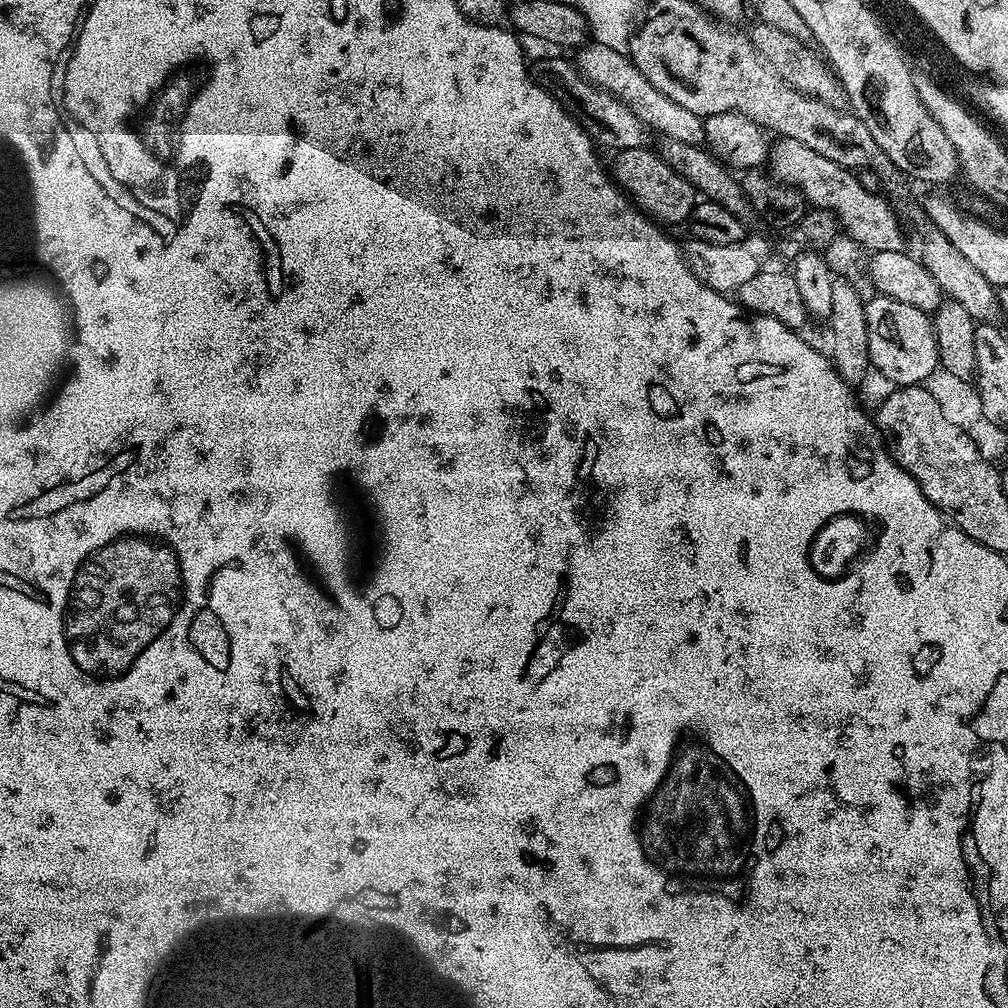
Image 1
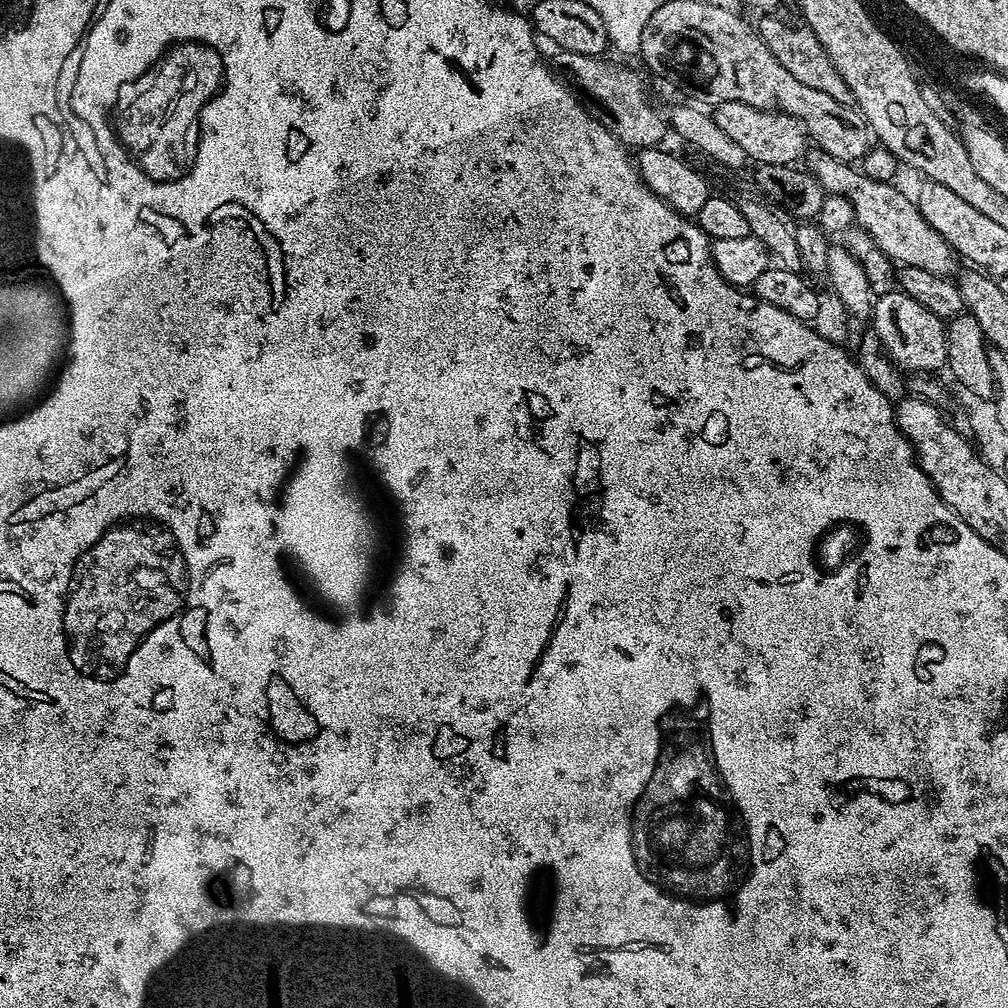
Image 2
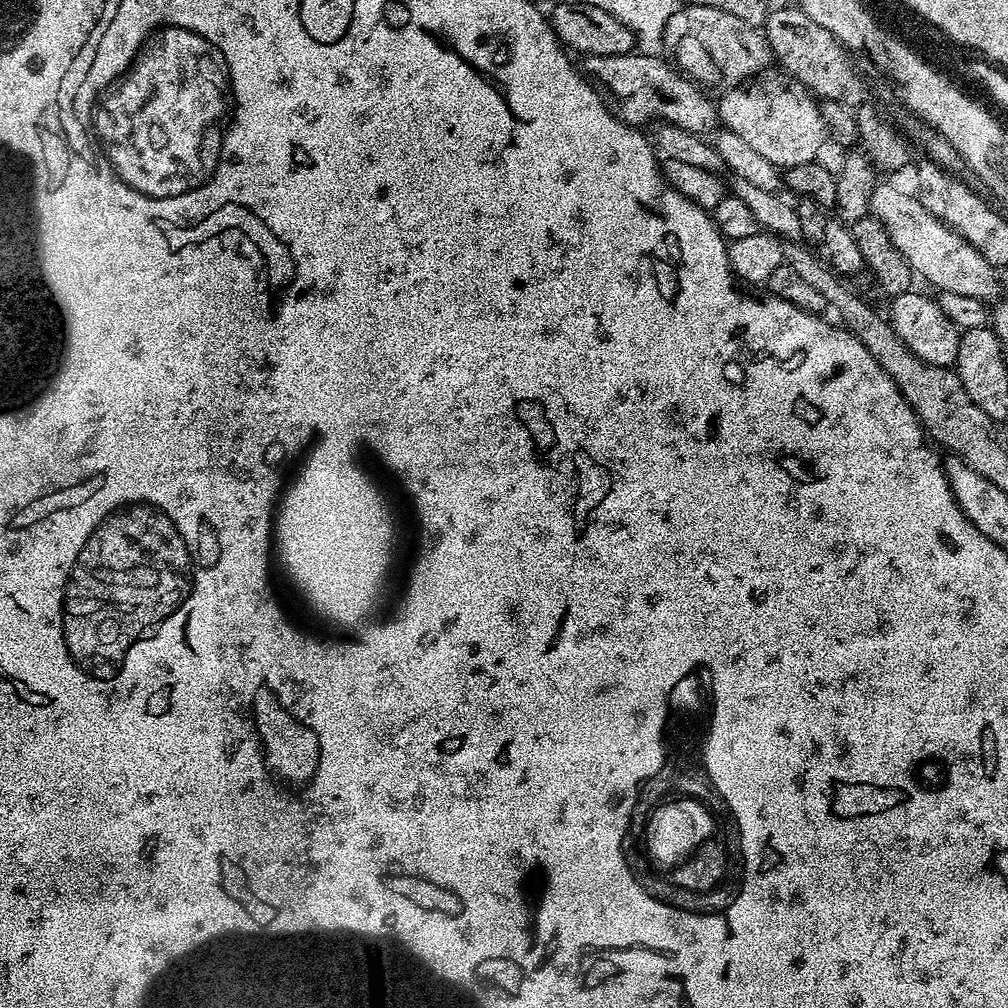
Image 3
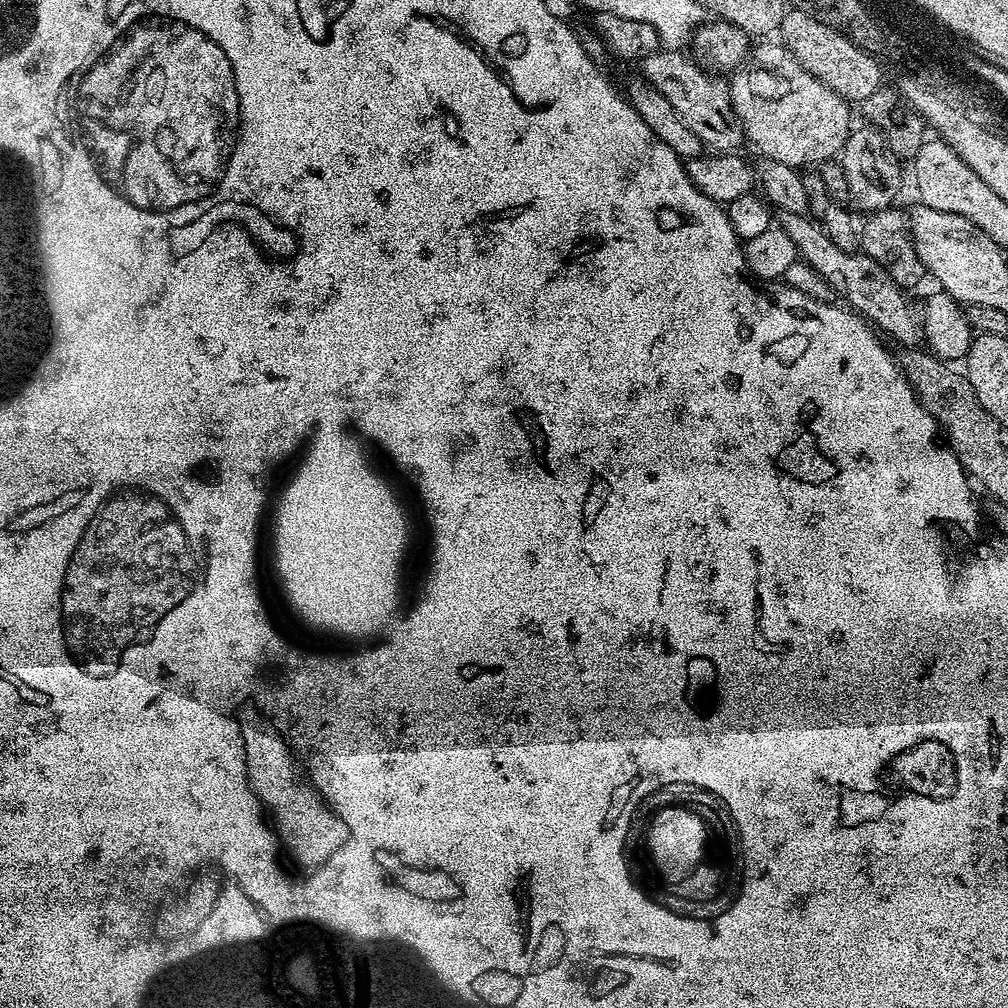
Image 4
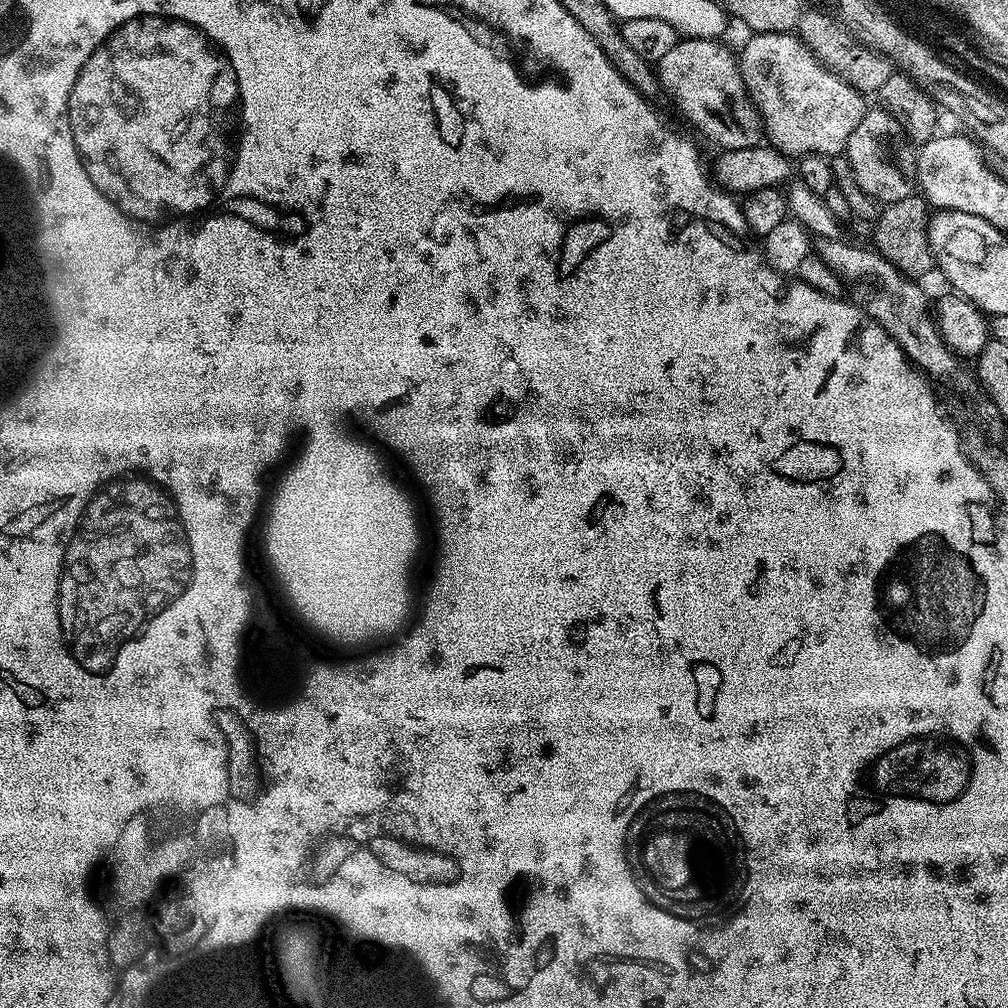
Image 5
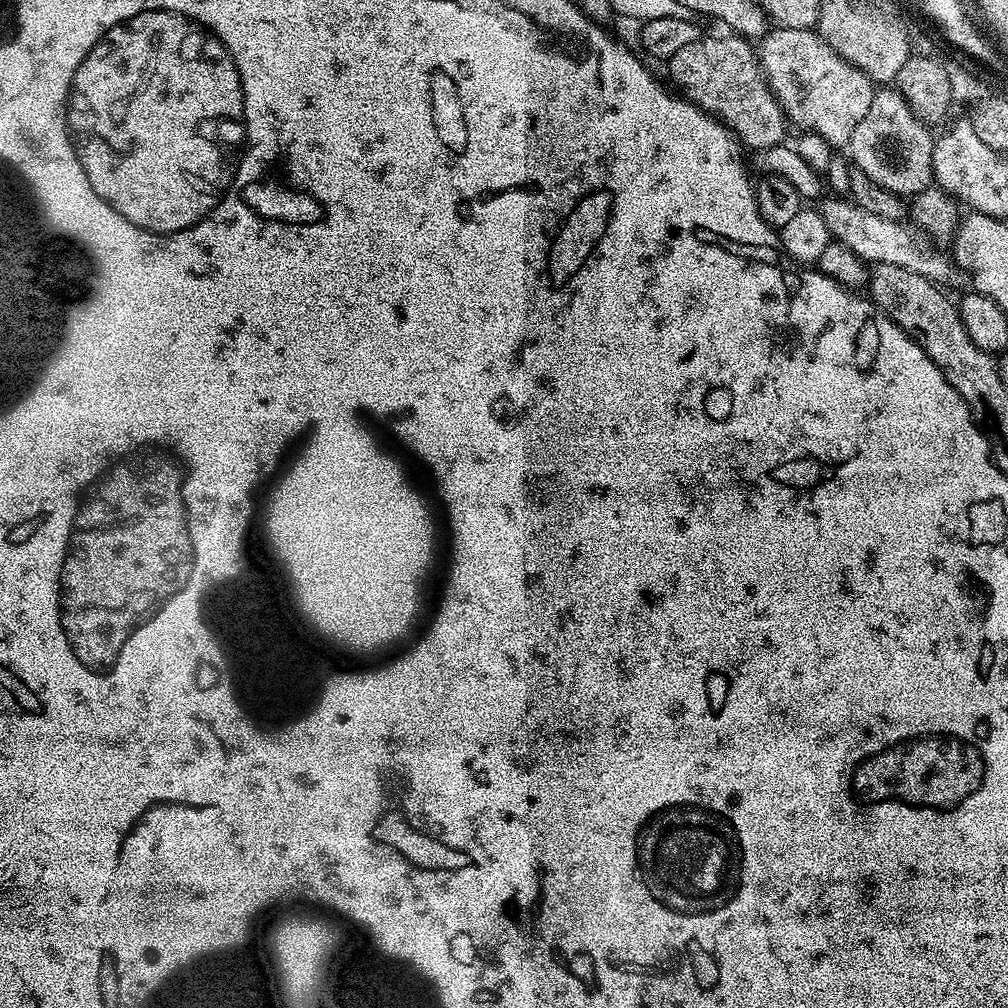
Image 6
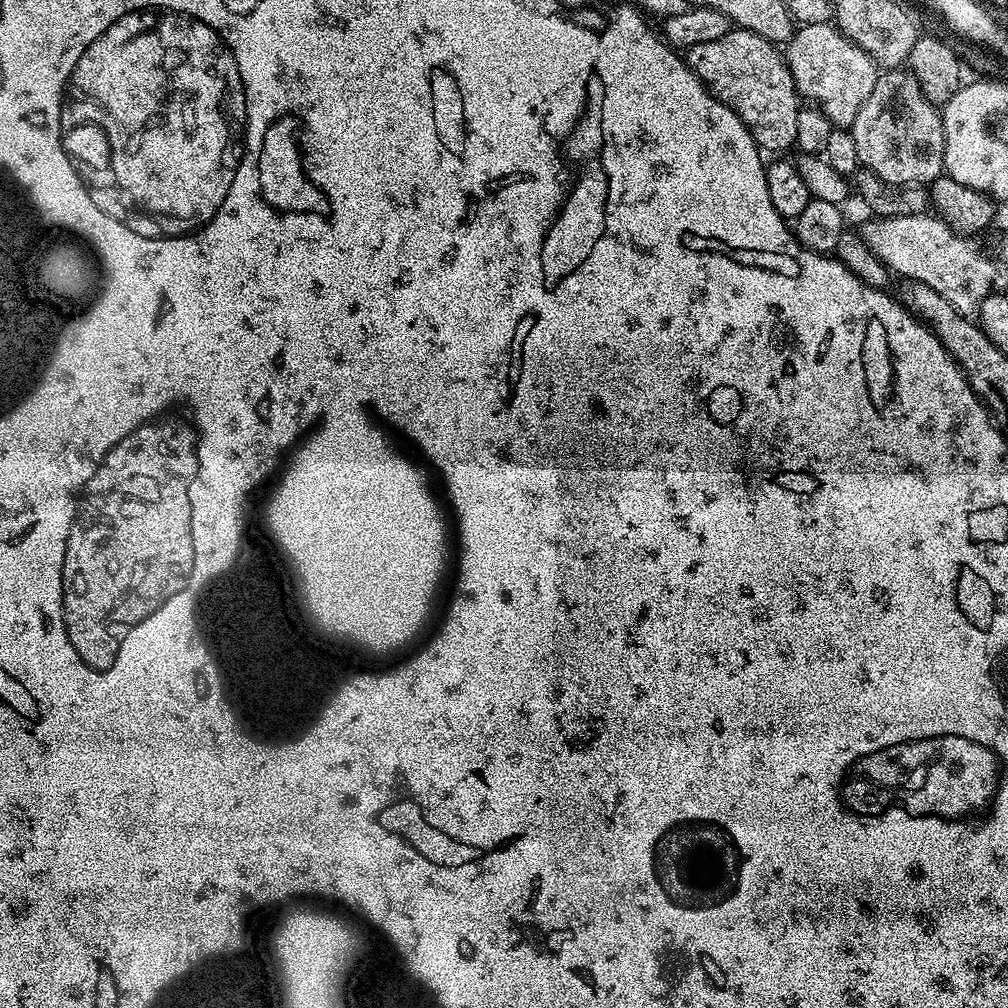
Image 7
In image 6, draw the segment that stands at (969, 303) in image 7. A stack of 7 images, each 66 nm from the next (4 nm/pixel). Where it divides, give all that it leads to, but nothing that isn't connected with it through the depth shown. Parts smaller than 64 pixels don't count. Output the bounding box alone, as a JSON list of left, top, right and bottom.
[819,198,954,286]

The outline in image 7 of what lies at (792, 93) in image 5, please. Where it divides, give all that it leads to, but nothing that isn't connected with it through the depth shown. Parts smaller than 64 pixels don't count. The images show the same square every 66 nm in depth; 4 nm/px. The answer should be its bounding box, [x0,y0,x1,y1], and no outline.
[783,23,878,129]

